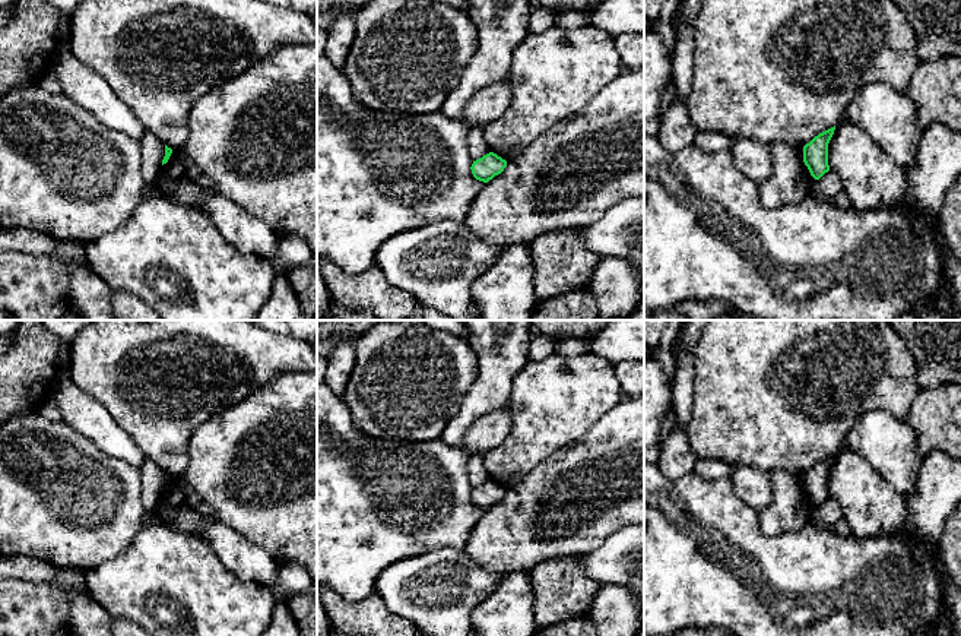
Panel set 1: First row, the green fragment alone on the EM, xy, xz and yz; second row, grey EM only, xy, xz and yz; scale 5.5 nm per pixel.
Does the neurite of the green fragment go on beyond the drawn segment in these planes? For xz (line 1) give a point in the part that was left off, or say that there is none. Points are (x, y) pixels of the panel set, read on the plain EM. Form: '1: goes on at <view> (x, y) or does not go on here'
1: does not go on here

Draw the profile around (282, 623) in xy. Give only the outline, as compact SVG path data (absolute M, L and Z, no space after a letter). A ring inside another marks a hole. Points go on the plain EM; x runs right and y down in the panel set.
M276 604L272 621L261 636L301 636L295 620L286 608L286 604Z

